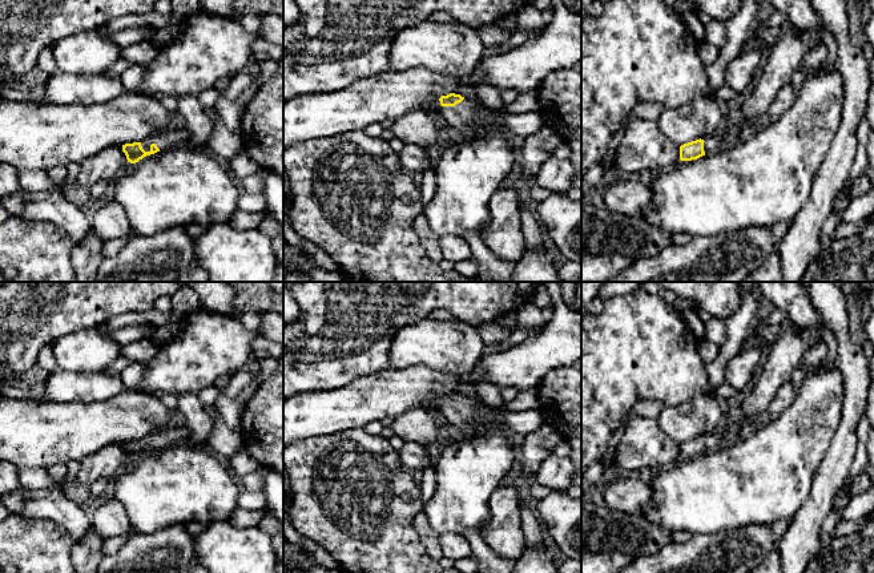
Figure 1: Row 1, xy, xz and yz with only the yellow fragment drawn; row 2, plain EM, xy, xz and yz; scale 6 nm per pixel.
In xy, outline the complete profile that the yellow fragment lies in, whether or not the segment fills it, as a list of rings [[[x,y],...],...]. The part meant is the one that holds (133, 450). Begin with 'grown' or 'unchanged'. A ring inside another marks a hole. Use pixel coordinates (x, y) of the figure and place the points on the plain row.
grown; [[[180,421],[174,427],[158,431],[142,440],[125,441],[122,443],[122,449],[125,451],[128,460],[136,461],[144,455],[160,448],[186,443],[189,436],[189,428],[184,421]]]

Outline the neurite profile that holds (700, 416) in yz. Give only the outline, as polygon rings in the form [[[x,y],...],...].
[[[709,394],[698,395],[680,405],[664,405],[657,416],[662,432],[678,445],[716,431],[724,420],[720,399]]]

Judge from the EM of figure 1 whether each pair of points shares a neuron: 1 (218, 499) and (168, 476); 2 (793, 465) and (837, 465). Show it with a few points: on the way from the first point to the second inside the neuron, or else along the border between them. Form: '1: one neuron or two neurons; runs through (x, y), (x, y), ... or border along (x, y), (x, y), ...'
1: one neuron; runs through (206, 491), (194, 484), (180, 484)
2: two neurons; border along (833, 438), (816, 472), (809, 495)

